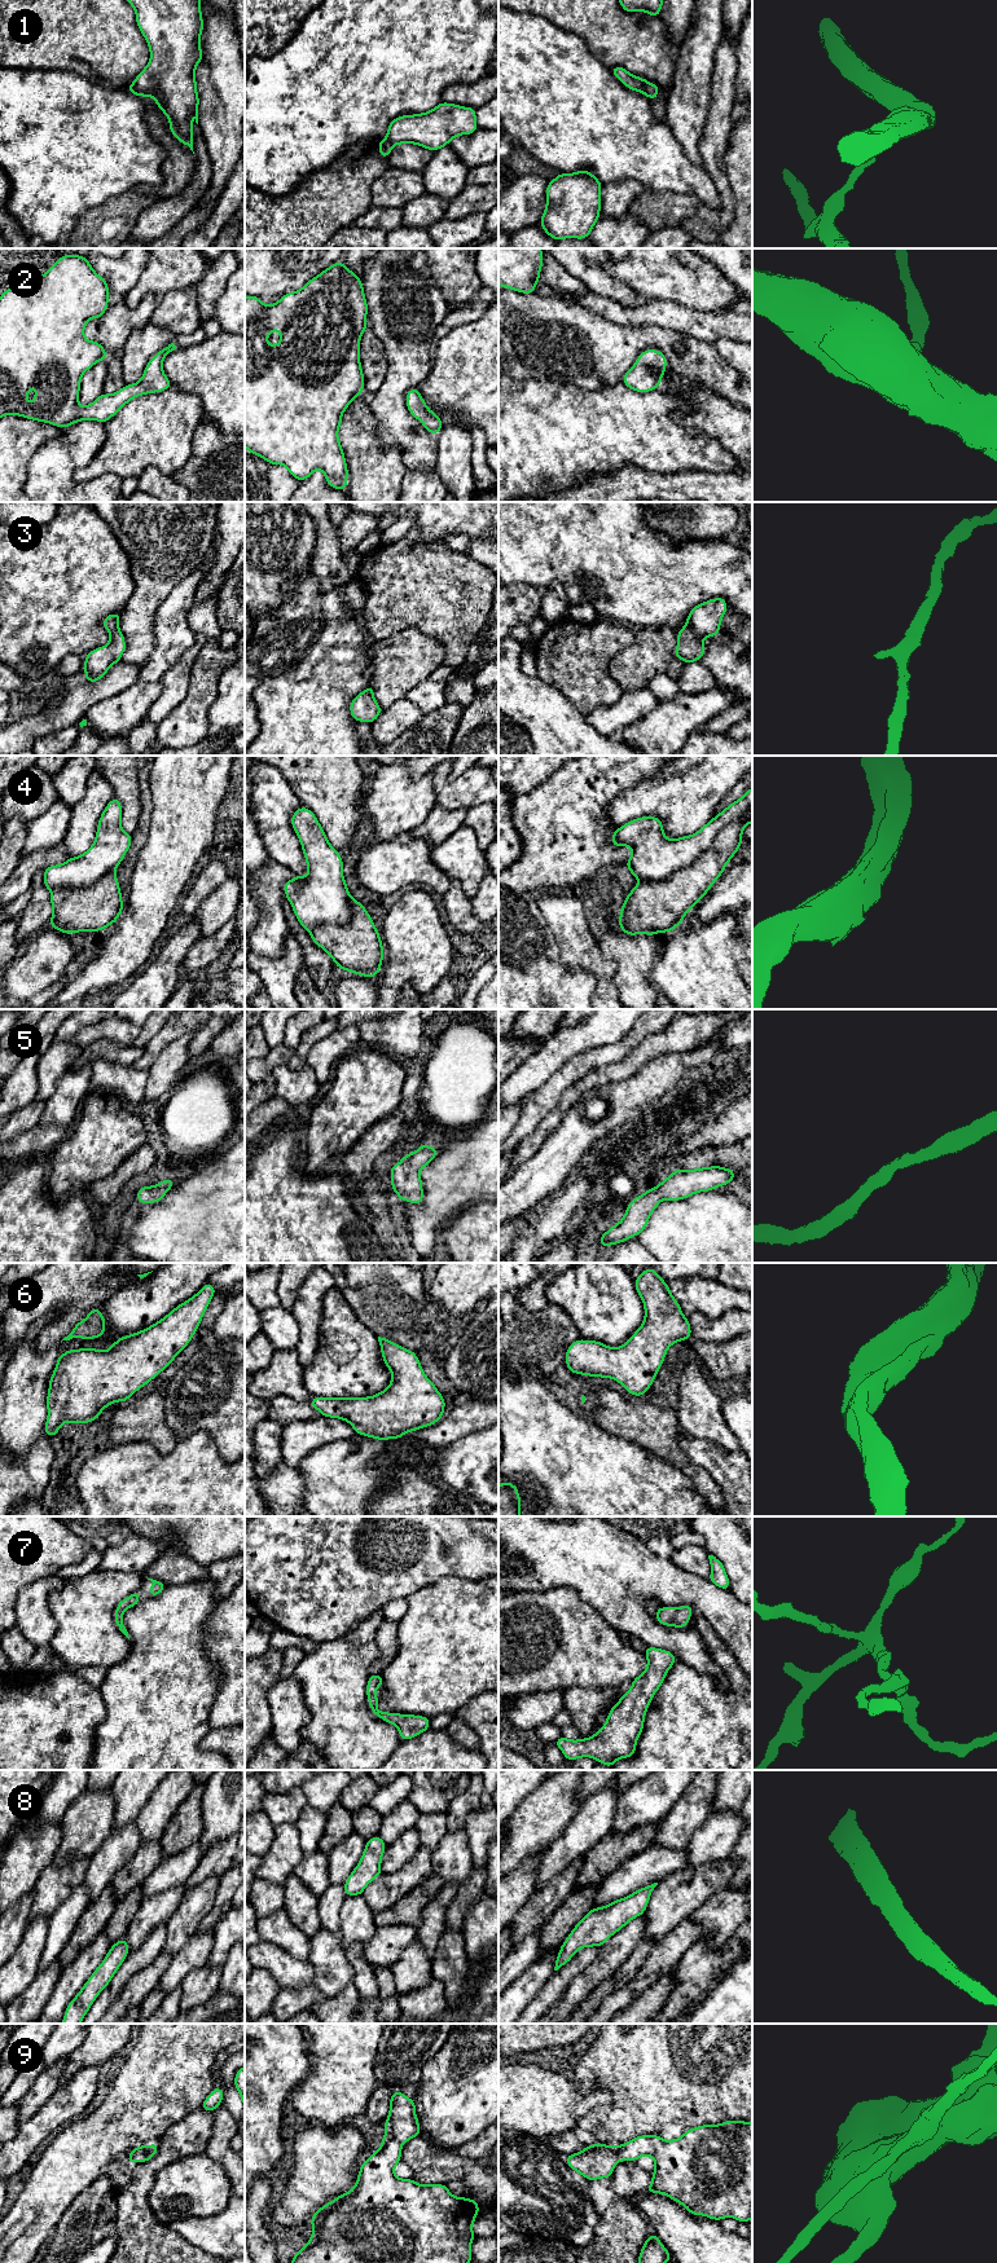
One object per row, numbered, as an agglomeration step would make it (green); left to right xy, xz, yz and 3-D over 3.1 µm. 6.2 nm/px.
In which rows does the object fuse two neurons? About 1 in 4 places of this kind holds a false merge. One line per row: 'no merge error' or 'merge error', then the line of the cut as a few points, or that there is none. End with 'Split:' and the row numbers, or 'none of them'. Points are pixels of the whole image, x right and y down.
1: merge error; cut yz (648, 82), (642, 92)
2: no merge error; cut none
3: no merge error; cut none
4: merge error; cut yz (751, 804), (692, 862), (660, 880), (640, 881)
5: no merge error; cut none
6: no merge error; cut none
7: no merge error; cut none
8: no merge error; cut none
9: merge error; cut xz (385, 2135), (402, 2144)
Split: 1, 4, 9

